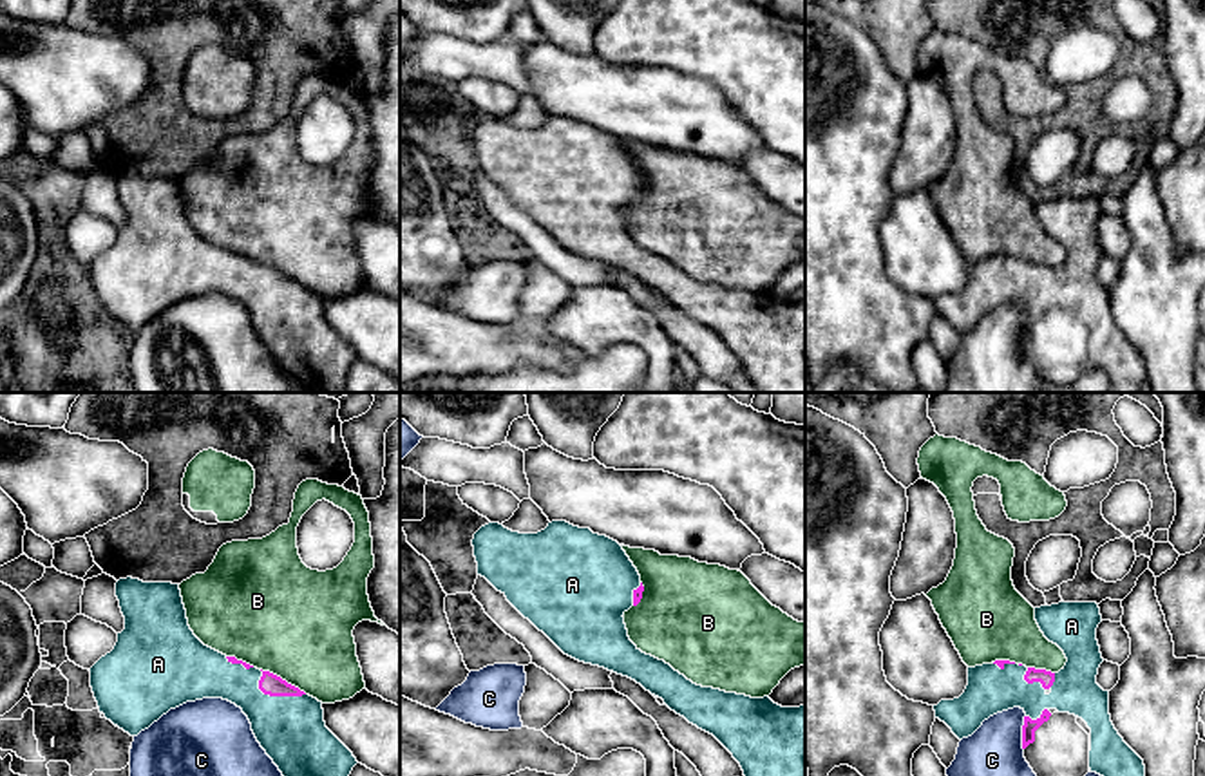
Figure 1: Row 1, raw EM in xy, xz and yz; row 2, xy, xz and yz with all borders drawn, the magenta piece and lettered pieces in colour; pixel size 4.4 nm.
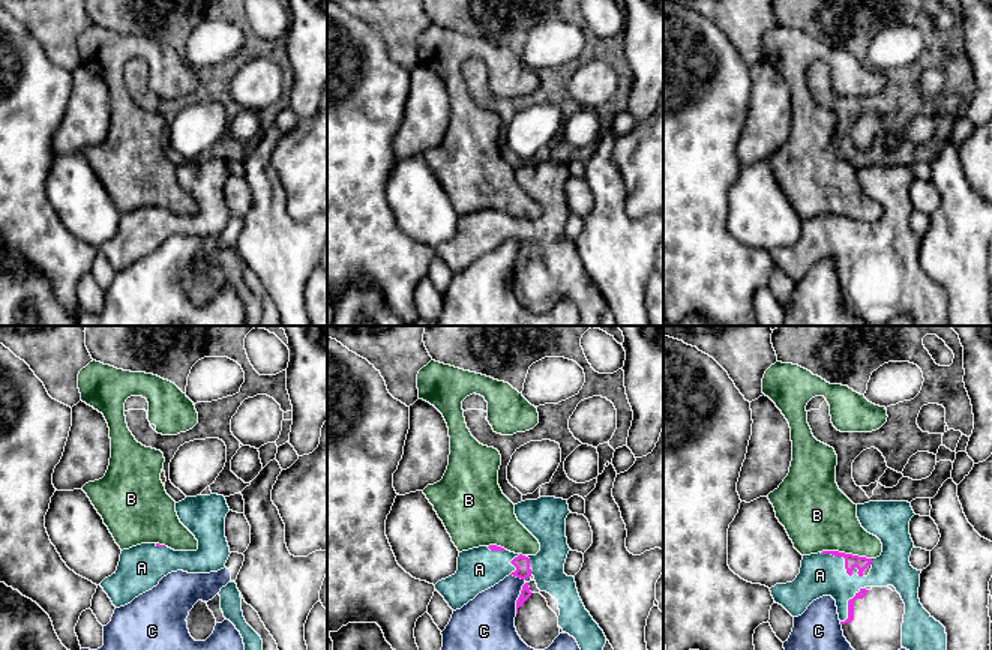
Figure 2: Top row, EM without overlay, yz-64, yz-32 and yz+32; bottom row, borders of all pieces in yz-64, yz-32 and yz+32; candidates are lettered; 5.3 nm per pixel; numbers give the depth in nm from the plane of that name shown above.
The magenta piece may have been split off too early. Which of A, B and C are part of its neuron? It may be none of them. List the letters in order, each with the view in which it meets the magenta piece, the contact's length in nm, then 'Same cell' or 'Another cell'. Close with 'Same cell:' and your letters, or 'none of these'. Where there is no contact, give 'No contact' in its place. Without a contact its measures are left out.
A: Touches magenta in xy. Shared border 240 nm. Same cell
B: Touches magenta in xy. Shared border 240 nm. Another cell
C: Touches magenta in yz. Shared border 160 nm. Another cell
Same cell: A

